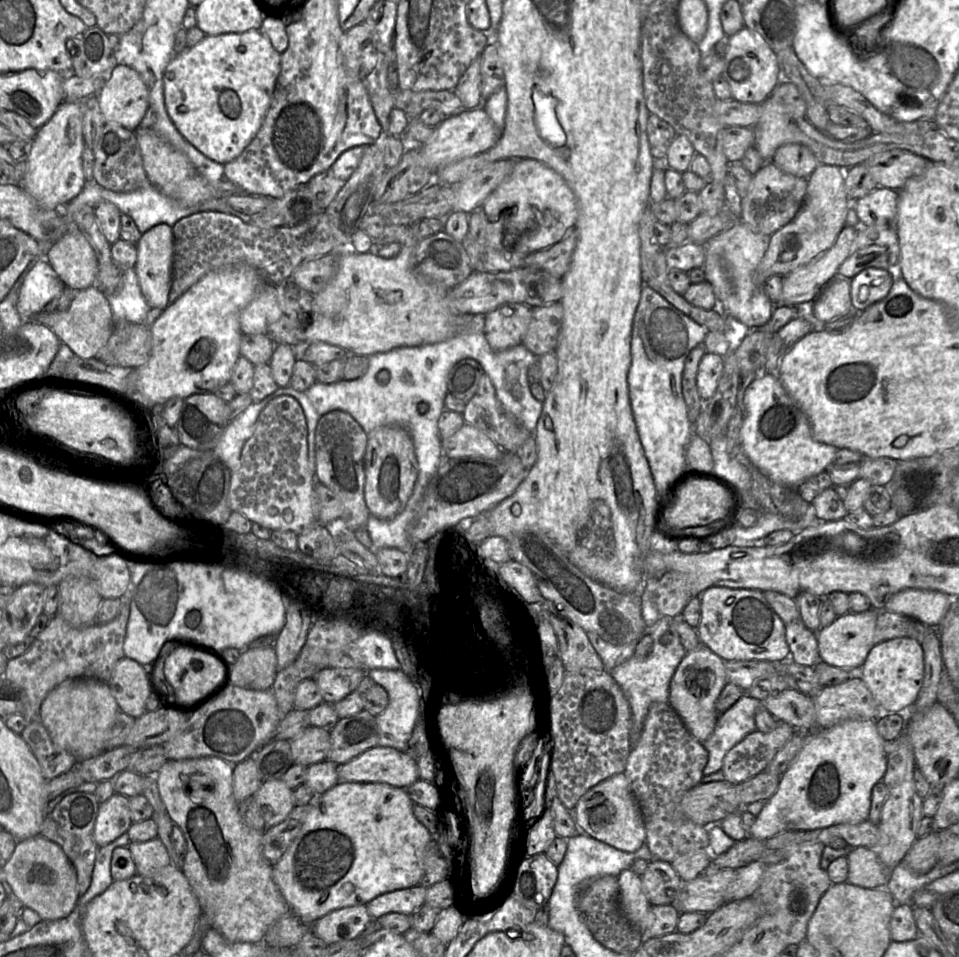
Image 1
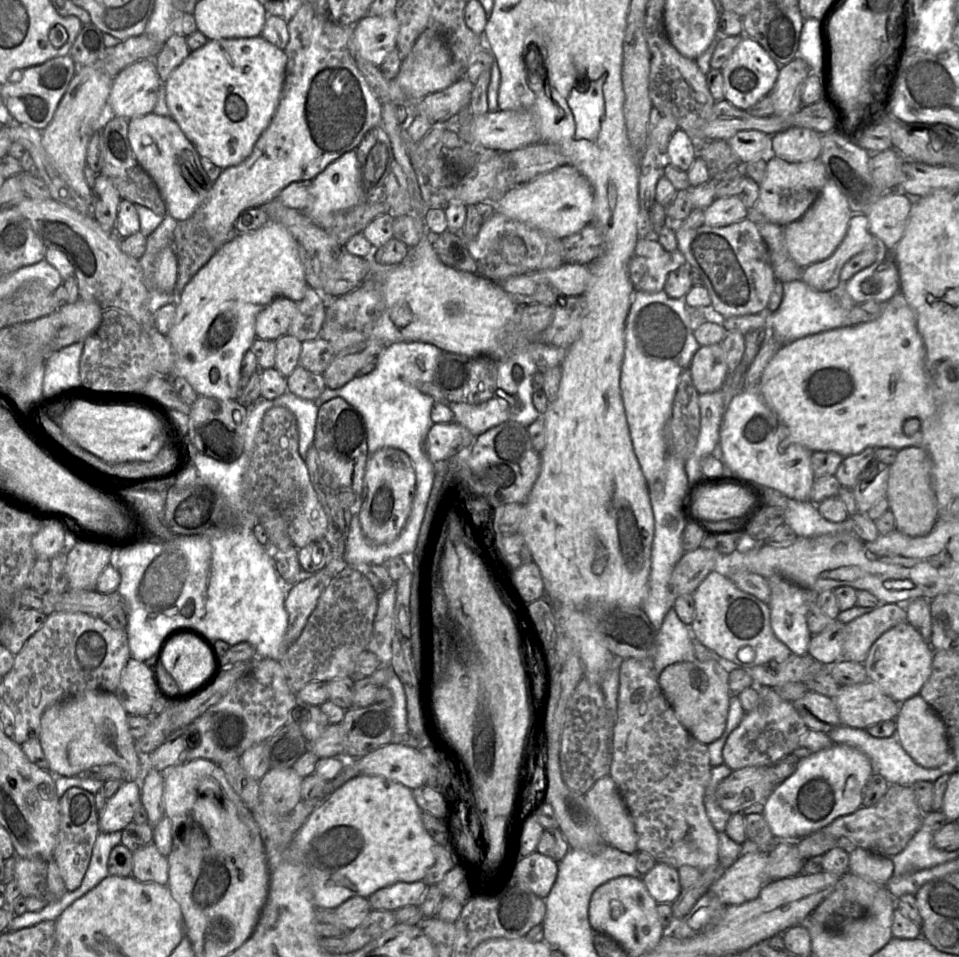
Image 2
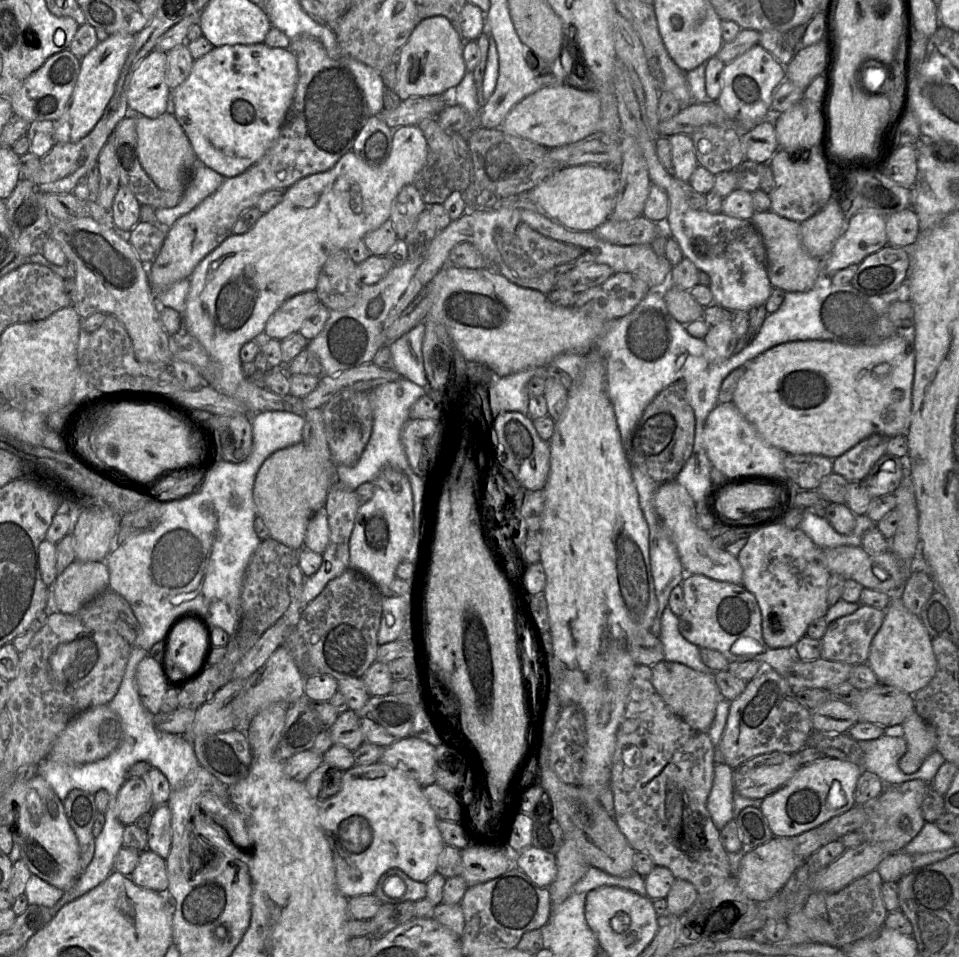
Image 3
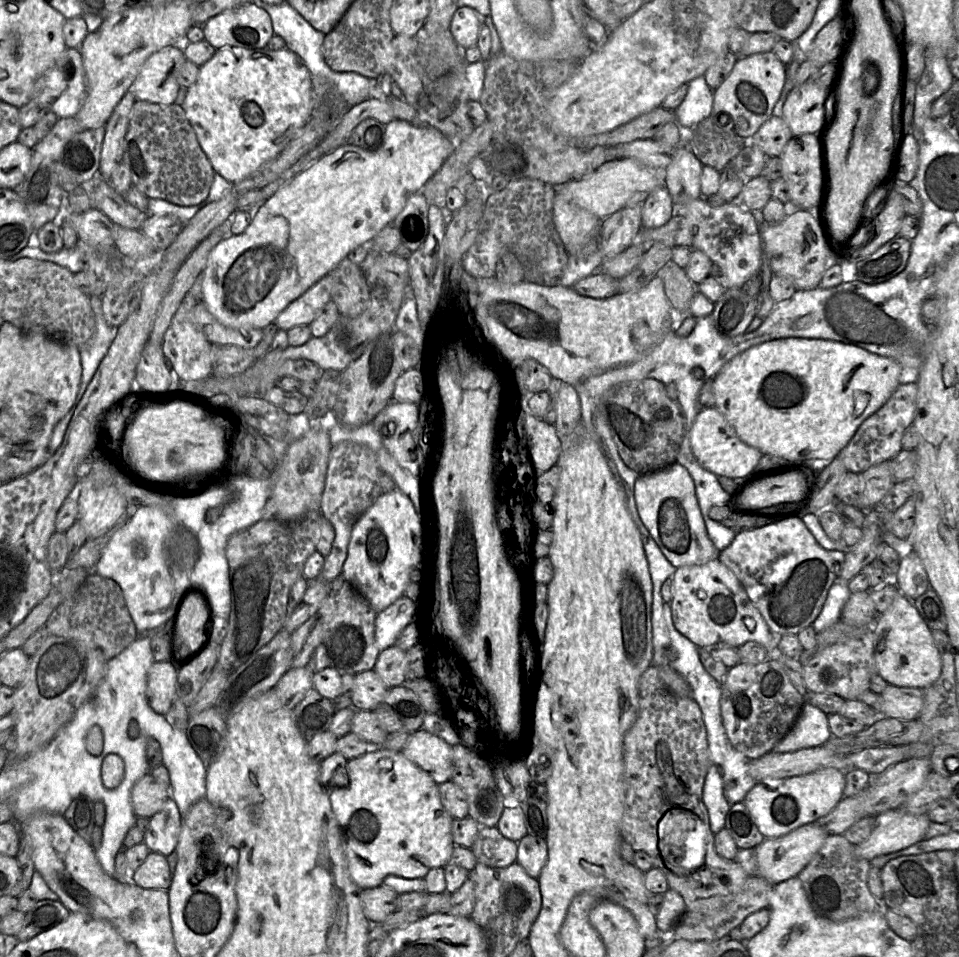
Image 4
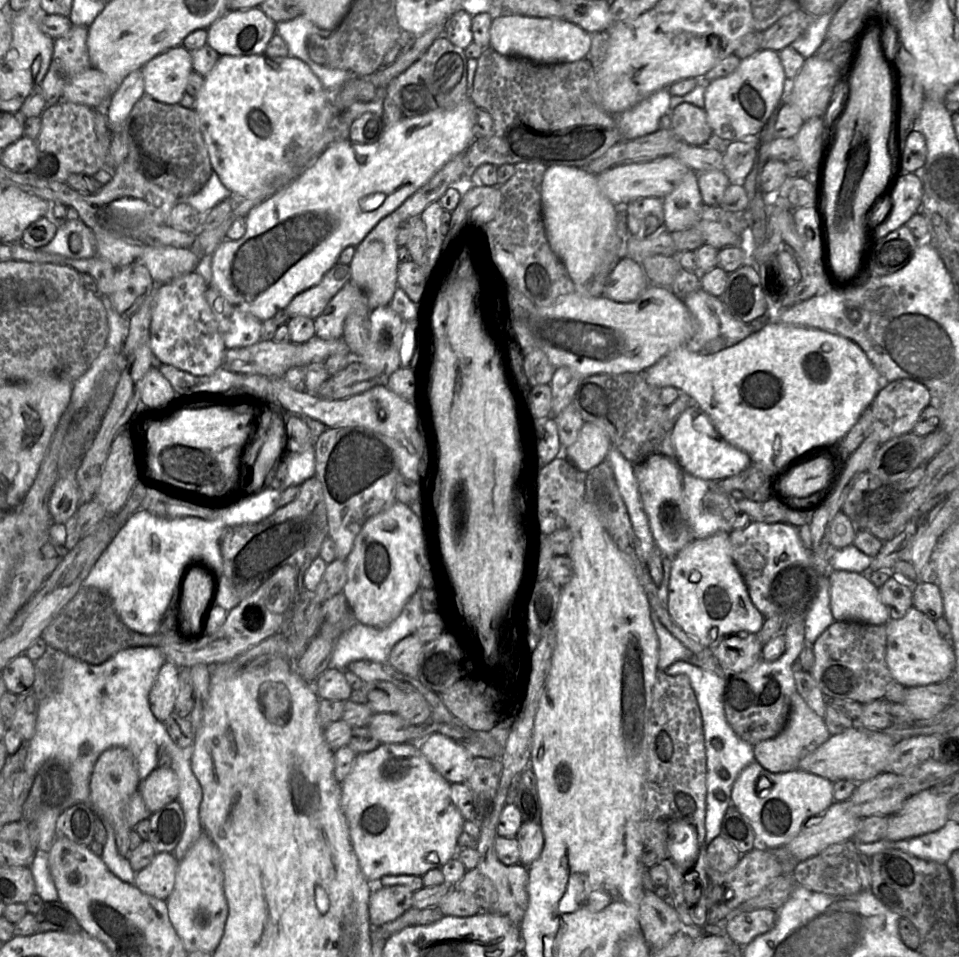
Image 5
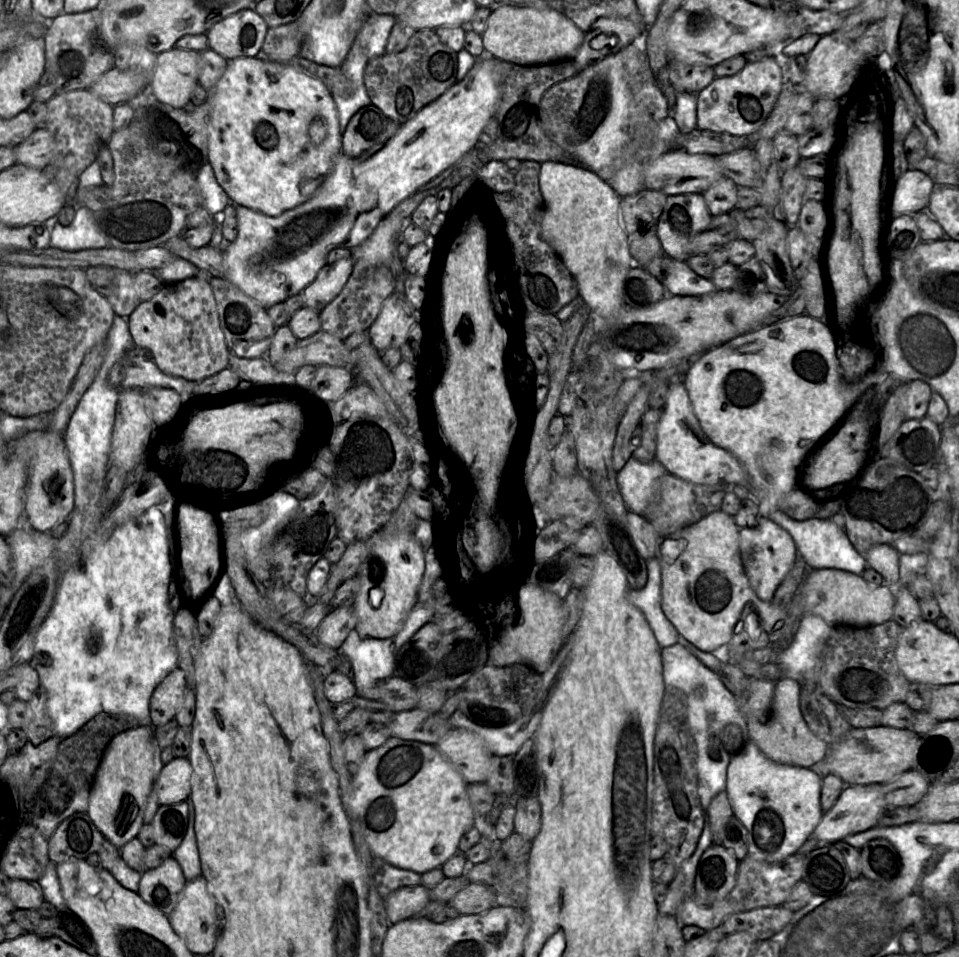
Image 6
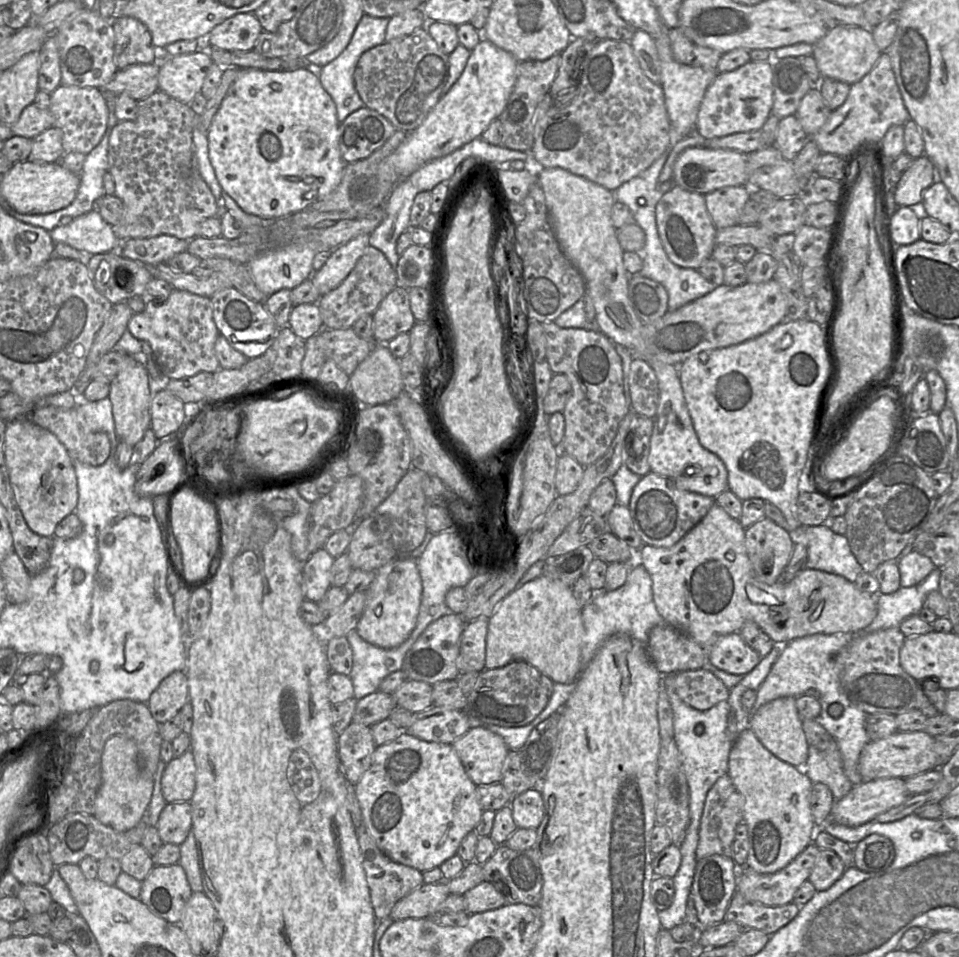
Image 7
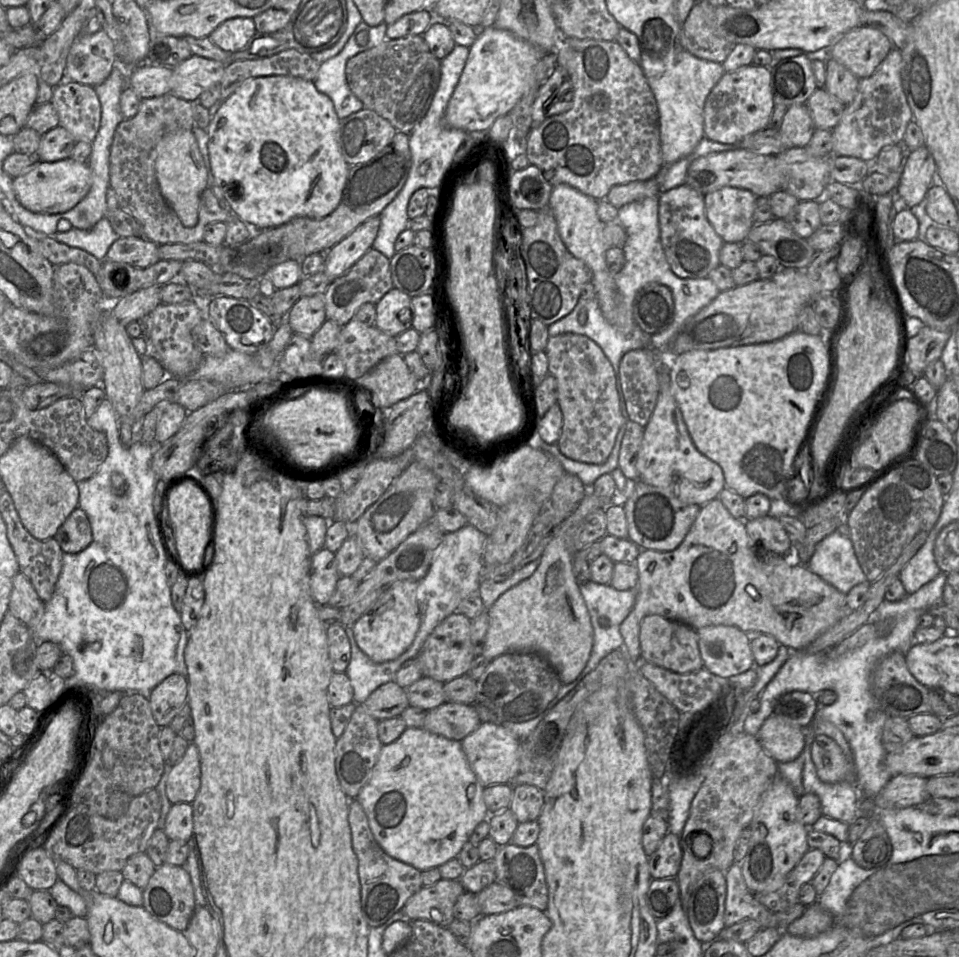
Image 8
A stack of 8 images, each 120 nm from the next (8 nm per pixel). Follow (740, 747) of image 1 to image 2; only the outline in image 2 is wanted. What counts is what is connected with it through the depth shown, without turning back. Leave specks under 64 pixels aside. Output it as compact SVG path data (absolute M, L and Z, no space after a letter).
M757 686L758 701L755 707L745 712L740 724L730 733L723 747L723 759L732 771L748 766L771 766L790 755L809 729L791 702L782 699L772 687Z

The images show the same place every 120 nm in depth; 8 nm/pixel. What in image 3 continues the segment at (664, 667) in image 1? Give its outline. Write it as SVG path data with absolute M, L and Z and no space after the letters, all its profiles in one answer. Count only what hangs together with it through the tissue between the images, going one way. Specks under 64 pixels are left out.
M668 606L662 615L660 640L664 648L664 660L684 664L699 672L710 672L702 662L700 648L681 635L678 617Z

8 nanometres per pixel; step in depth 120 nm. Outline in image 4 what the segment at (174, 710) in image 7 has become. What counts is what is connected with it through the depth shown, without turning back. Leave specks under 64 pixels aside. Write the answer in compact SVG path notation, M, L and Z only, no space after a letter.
M169 661L151 665L147 675L146 699L158 714L165 715L176 698L178 670Z

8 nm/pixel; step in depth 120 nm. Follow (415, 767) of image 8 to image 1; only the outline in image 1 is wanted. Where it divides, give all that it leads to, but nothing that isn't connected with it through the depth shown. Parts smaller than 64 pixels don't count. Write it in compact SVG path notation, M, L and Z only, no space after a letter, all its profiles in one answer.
M339 781L313 799L300 831L285 854L273 866L273 879L291 913L312 925L331 911L366 905L379 895L417 886L424 875L424 856L433 836L413 812L414 802L406 789L386 783Z

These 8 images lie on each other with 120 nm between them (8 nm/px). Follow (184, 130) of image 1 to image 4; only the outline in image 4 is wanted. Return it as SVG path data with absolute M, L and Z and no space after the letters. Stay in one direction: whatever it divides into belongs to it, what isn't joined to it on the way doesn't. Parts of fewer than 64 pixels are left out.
M224 47L216 49L212 58L199 66L198 78L194 84L187 88L184 103L180 106L184 109L187 119L196 133L198 142L214 171L231 184L234 184L248 177L270 160L276 158L309 121L314 112L313 78L302 59L288 48L270 50L267 47L261 49Z

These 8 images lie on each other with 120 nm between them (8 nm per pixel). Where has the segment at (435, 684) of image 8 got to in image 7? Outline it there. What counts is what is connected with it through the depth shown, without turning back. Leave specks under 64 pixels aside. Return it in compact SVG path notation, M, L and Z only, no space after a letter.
M407 680L392 695L397 706L420 713L433 706L432 691L433 686L426 682Z

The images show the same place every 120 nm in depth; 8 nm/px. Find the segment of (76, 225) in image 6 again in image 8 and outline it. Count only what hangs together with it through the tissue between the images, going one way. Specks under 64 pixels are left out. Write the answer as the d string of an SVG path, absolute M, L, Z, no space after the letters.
M102 218L88 230L72 227L67 232L56 231L48 237L68 246L82 249L99 260L105 259L107 251L119 238L106 218Z

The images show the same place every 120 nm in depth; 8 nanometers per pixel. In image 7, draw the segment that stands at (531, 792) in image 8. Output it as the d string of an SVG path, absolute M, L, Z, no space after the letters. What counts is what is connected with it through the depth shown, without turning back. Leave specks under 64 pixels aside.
M532 788L512 797L510 807L518 828L537 829L543 820L544 801L539 788Z

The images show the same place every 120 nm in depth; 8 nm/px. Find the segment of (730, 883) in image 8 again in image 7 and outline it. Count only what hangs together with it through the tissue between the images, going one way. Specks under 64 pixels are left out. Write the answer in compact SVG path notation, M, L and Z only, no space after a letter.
M736 891L726 910L724 921L735 922L745 929L756 929L772 935L789 924L799 911L800 908L793 902L771 907L752 903Z

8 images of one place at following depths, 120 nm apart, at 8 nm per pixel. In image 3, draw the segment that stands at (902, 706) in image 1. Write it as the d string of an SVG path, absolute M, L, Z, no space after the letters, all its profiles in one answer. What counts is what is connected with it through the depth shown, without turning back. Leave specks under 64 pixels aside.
M901 598L891 599L885 610L883 623L872 639L866 663L877 676L879 684L895 687L911 695L925 687L934 677L937 661L932 638L920 617L907 610Z

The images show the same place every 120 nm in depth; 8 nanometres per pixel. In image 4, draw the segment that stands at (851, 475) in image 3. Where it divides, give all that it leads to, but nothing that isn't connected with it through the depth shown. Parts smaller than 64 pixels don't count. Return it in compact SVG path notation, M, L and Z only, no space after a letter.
M915 381L901 383L884 405L864 420L836 456L842 460L847 471L860 474L874 465L891 460L902 450L902 436L915 417L917 393L918 386Z

